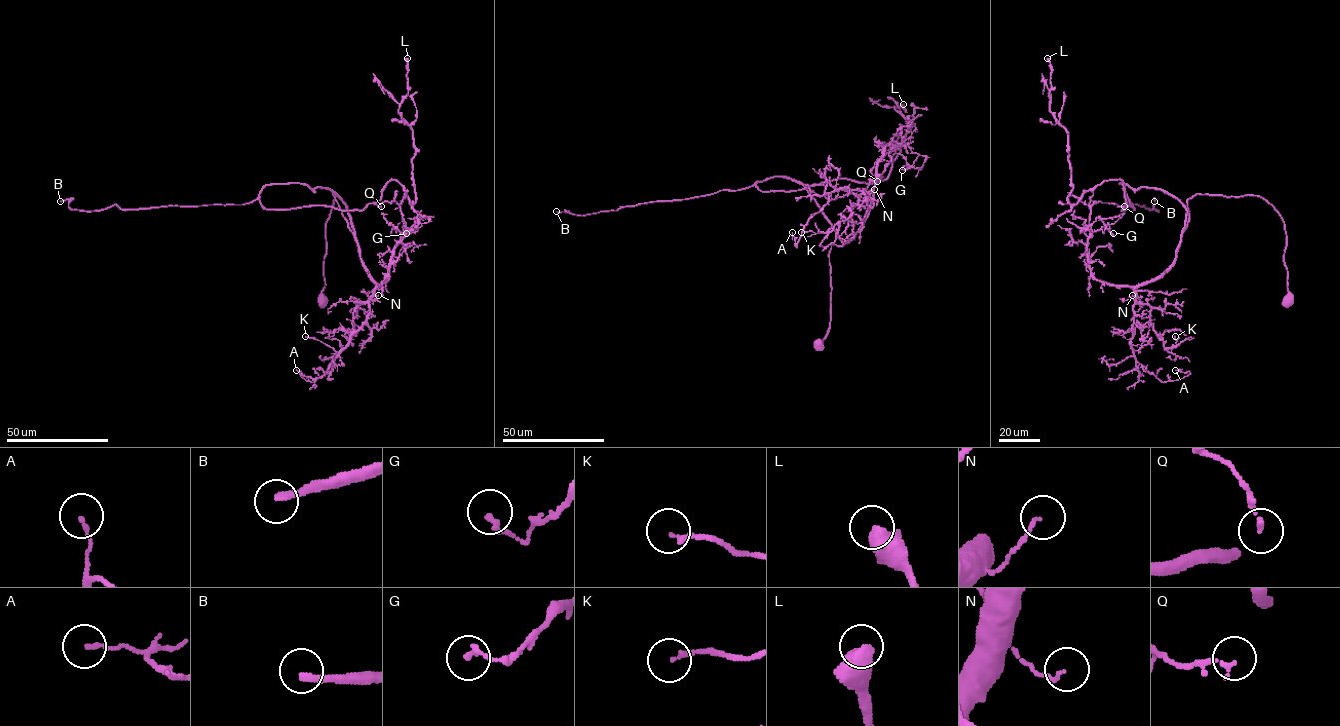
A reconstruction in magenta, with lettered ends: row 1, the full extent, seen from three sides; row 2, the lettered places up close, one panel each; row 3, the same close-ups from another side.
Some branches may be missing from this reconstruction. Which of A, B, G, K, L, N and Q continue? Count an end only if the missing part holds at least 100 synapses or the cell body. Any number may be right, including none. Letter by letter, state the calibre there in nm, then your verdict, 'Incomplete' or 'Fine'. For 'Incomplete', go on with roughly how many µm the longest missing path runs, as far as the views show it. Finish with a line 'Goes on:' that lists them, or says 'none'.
A: Thickness 110 nm. Fine
B: Thickness 240 nm. Incomplete. Missing length about 250 µm
G: Thickness 170 nm. Fine
K: Thickness 150 nm. Fine
L: Thickness 650 nm. Fine
N: Thickness 100 nm. Fine
Q: Thickness 140 nm. Fine
Goes on: B

